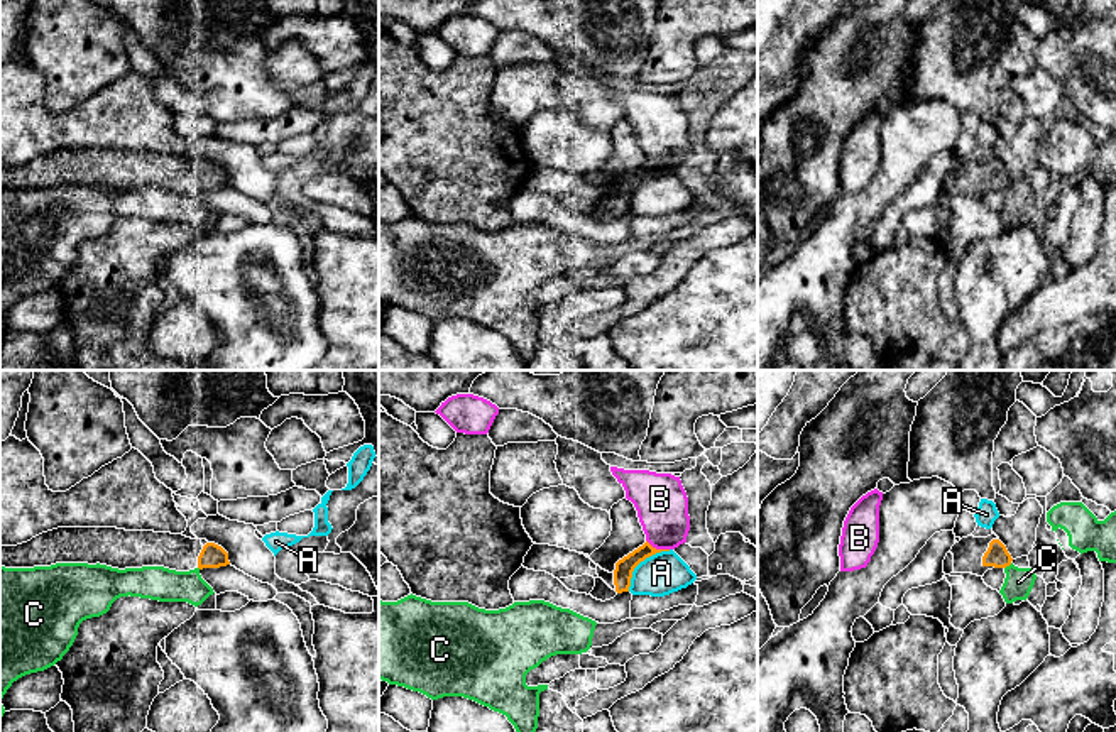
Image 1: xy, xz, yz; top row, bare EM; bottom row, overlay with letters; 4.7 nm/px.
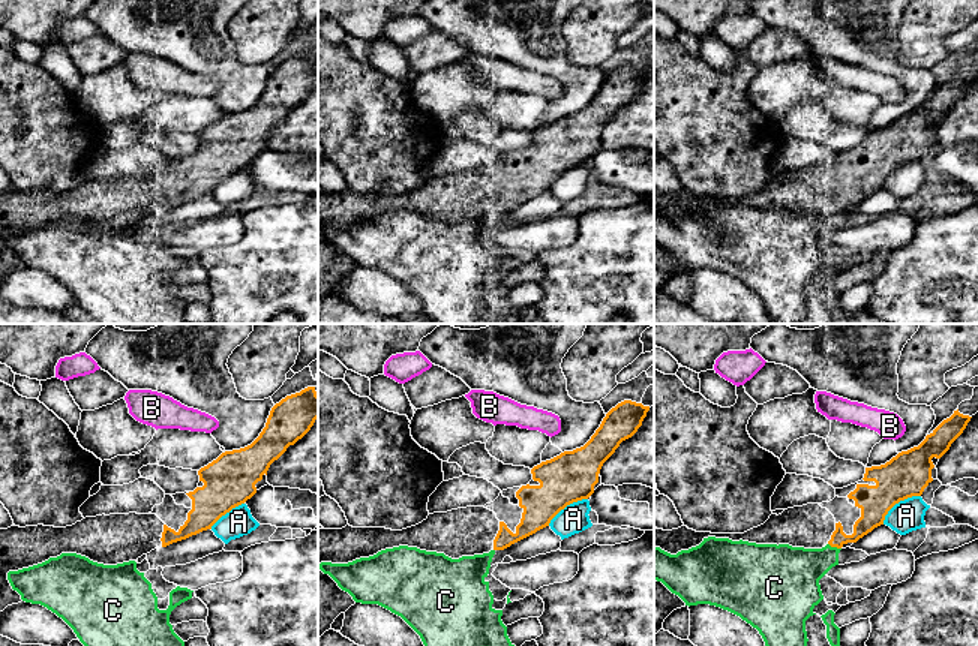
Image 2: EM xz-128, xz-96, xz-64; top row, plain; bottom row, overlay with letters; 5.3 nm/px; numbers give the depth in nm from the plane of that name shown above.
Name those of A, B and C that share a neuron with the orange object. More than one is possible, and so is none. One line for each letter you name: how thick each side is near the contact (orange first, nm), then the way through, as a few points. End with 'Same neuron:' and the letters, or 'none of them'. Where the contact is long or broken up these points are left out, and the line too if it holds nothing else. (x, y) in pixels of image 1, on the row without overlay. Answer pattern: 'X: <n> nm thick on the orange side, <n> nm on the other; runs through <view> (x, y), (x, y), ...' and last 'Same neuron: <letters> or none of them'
Same neuron: none of them

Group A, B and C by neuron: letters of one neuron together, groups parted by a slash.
A / B / C

